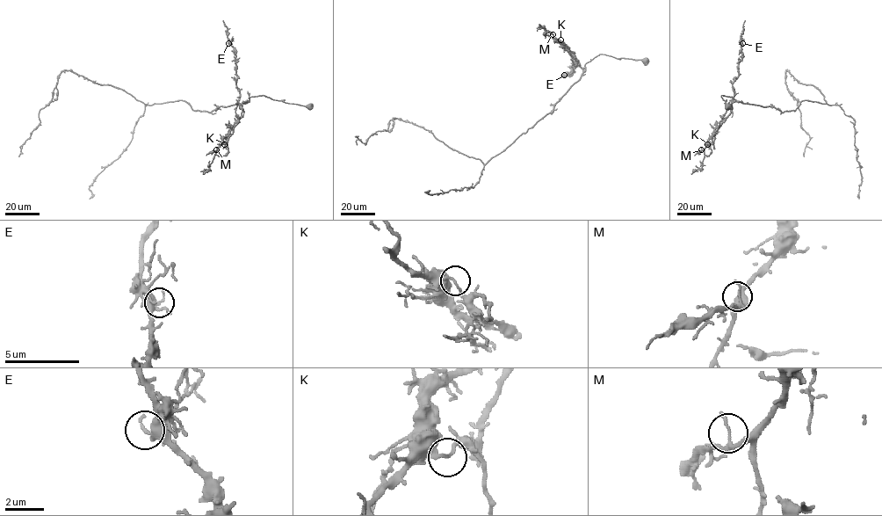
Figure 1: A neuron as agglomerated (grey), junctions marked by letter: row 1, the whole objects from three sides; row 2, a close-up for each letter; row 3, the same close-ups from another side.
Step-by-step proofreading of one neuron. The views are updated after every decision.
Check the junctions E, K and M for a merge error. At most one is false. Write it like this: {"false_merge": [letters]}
{"false_merge": ["K"]}

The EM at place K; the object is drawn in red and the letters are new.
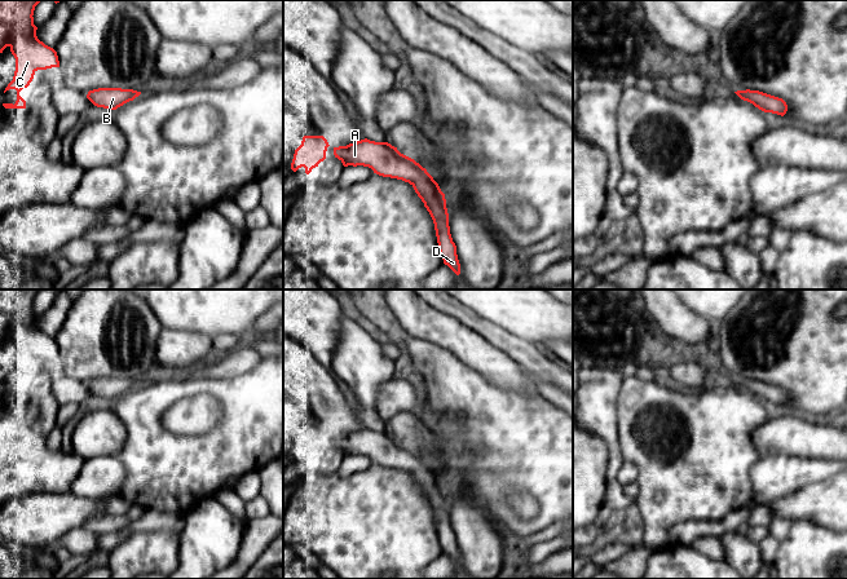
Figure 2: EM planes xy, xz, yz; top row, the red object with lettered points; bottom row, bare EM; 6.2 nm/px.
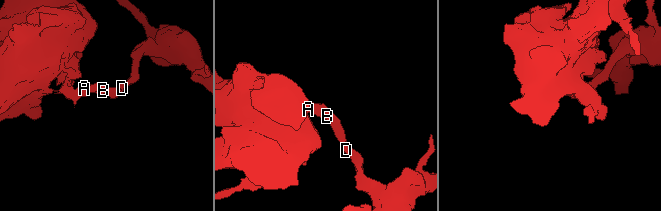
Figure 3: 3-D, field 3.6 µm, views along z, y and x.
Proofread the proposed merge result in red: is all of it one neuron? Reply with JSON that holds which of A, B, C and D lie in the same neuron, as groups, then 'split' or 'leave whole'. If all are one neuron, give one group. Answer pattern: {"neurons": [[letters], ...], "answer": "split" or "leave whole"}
{"neurons": [["A", "B", "C"], ["D"]], "answer": "split"}

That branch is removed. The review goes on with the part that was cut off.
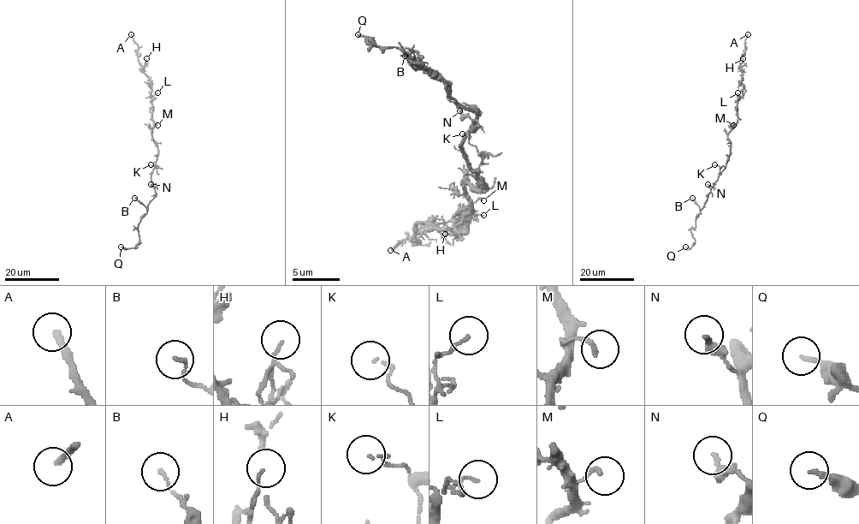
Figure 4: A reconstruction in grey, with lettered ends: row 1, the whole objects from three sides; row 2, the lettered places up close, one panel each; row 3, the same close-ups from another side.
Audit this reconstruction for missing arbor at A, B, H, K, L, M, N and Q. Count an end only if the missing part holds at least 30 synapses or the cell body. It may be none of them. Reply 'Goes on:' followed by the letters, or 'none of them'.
Goes on: A

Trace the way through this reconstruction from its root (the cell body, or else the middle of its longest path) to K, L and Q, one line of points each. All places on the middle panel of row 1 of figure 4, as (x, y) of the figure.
K: (485, 186), (478, 179), (481, 153), (462, 133)
L: (485, 186), (476, 188), (469, 181), (464, 181), (464, 196), (471, 207), (464, 215), (469, 219), (483, 215)
Q: (485, 186), (462, 151), (476, 115), (441, 80), (411, 65), (417, 53), (421, 65), (358, 34)

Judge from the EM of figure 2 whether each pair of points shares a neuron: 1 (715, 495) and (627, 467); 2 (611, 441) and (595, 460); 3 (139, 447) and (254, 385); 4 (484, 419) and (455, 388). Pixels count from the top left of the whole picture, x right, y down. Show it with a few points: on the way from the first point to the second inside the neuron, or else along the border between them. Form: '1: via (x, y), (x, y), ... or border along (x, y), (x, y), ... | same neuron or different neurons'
1: border along (625, 460), (629, 460), (636, 468), (636, 481) | different neurons
2: border along (586, 429), (595, 433), (607, 446), (607, 476) | different neurons
3: via (171, 449), (207, 449), (238, 418) | same neuron
4: via (479, 411), (463, 396) | same neuron

